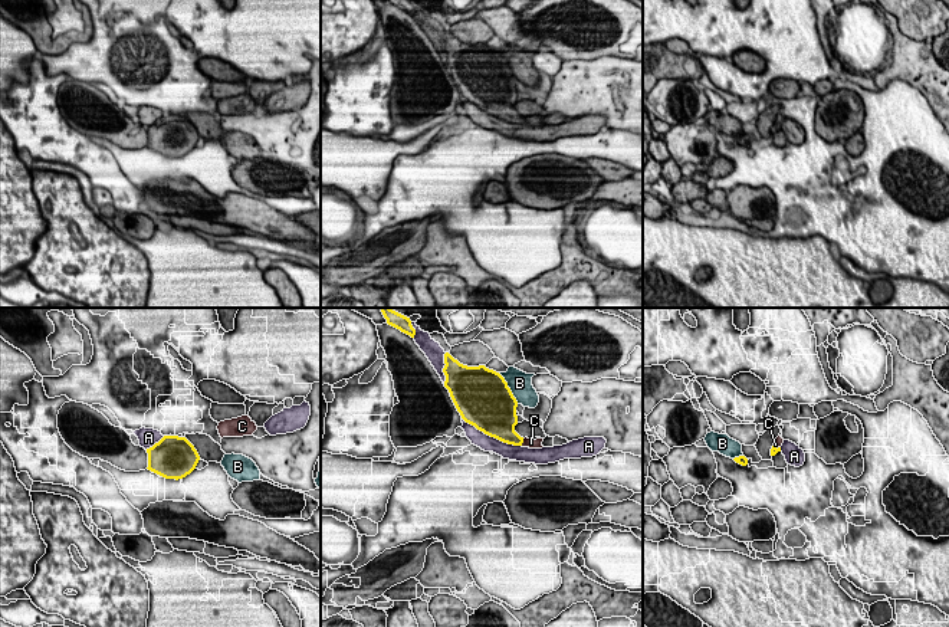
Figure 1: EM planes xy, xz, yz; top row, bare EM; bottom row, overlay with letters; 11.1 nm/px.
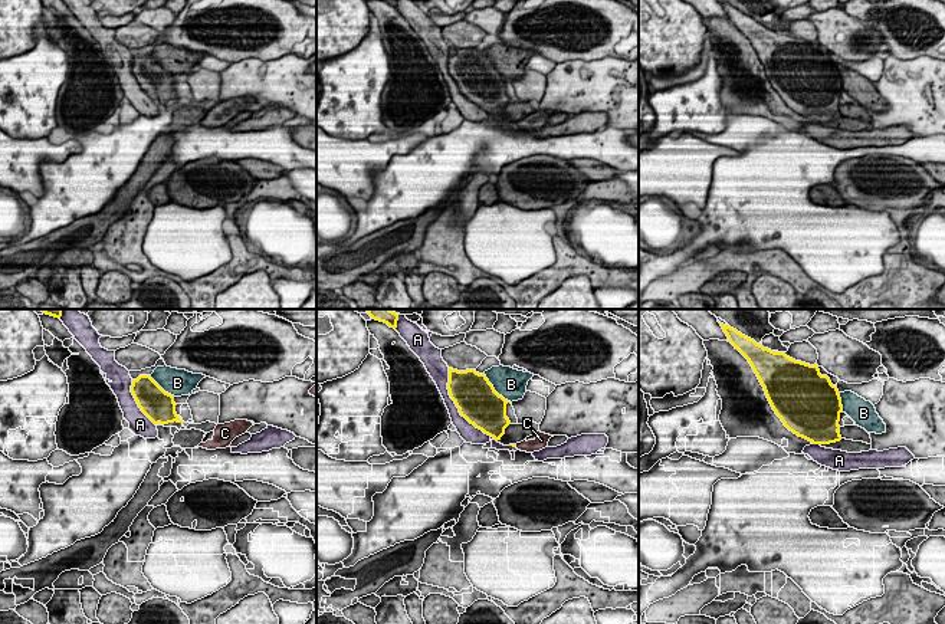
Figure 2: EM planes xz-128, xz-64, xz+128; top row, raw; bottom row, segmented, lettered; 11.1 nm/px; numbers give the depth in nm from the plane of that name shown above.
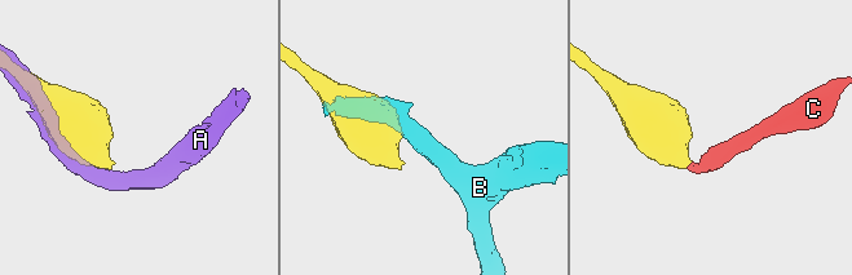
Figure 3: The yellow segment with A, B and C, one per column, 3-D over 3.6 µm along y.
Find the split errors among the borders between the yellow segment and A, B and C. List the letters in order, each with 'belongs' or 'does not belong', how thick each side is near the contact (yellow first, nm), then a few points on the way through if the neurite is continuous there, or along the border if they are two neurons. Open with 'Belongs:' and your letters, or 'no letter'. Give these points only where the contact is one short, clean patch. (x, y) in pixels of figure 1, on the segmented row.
Belongs: C
A: does not belong; 480 nm thick on the yellow side, 170 nm on the other
B: does not belong; 500 nm thick on the yellow side, 260 nm on the other
C: belongs; 240 nm thick on the yellow side, 120 nm on the other; runs through xz (503, 430), (522, 442), (531, 443)

